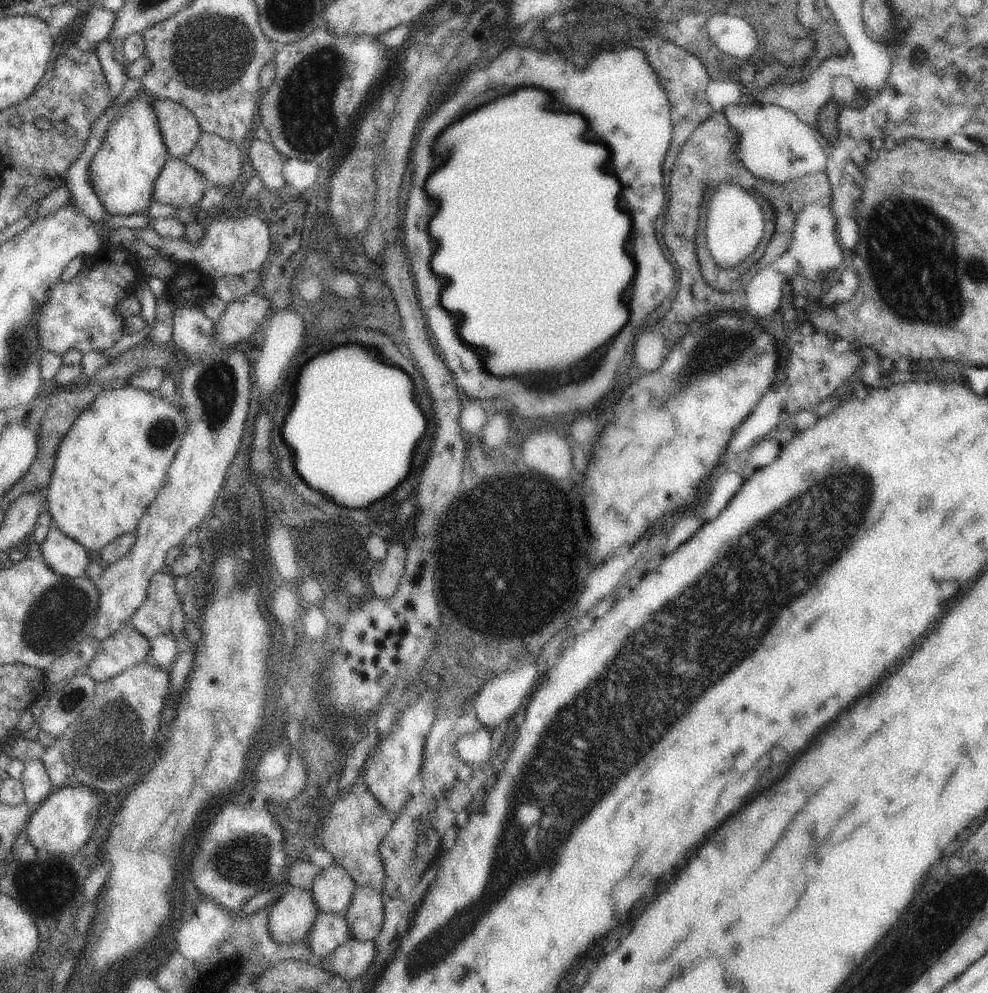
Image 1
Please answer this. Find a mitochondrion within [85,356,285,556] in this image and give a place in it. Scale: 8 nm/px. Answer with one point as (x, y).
(215, 389)

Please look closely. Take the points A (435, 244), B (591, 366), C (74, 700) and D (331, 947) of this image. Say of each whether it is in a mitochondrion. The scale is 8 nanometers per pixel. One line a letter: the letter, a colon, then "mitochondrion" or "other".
A: other
B: other
C: mitochondrion
D: other

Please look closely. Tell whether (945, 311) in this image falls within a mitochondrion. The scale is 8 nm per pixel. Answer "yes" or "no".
yes

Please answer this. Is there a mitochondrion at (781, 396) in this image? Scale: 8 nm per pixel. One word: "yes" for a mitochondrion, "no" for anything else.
no

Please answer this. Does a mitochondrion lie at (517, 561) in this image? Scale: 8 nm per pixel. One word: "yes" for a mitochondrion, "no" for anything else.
yes

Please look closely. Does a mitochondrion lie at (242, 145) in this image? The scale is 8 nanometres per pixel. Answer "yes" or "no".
no

